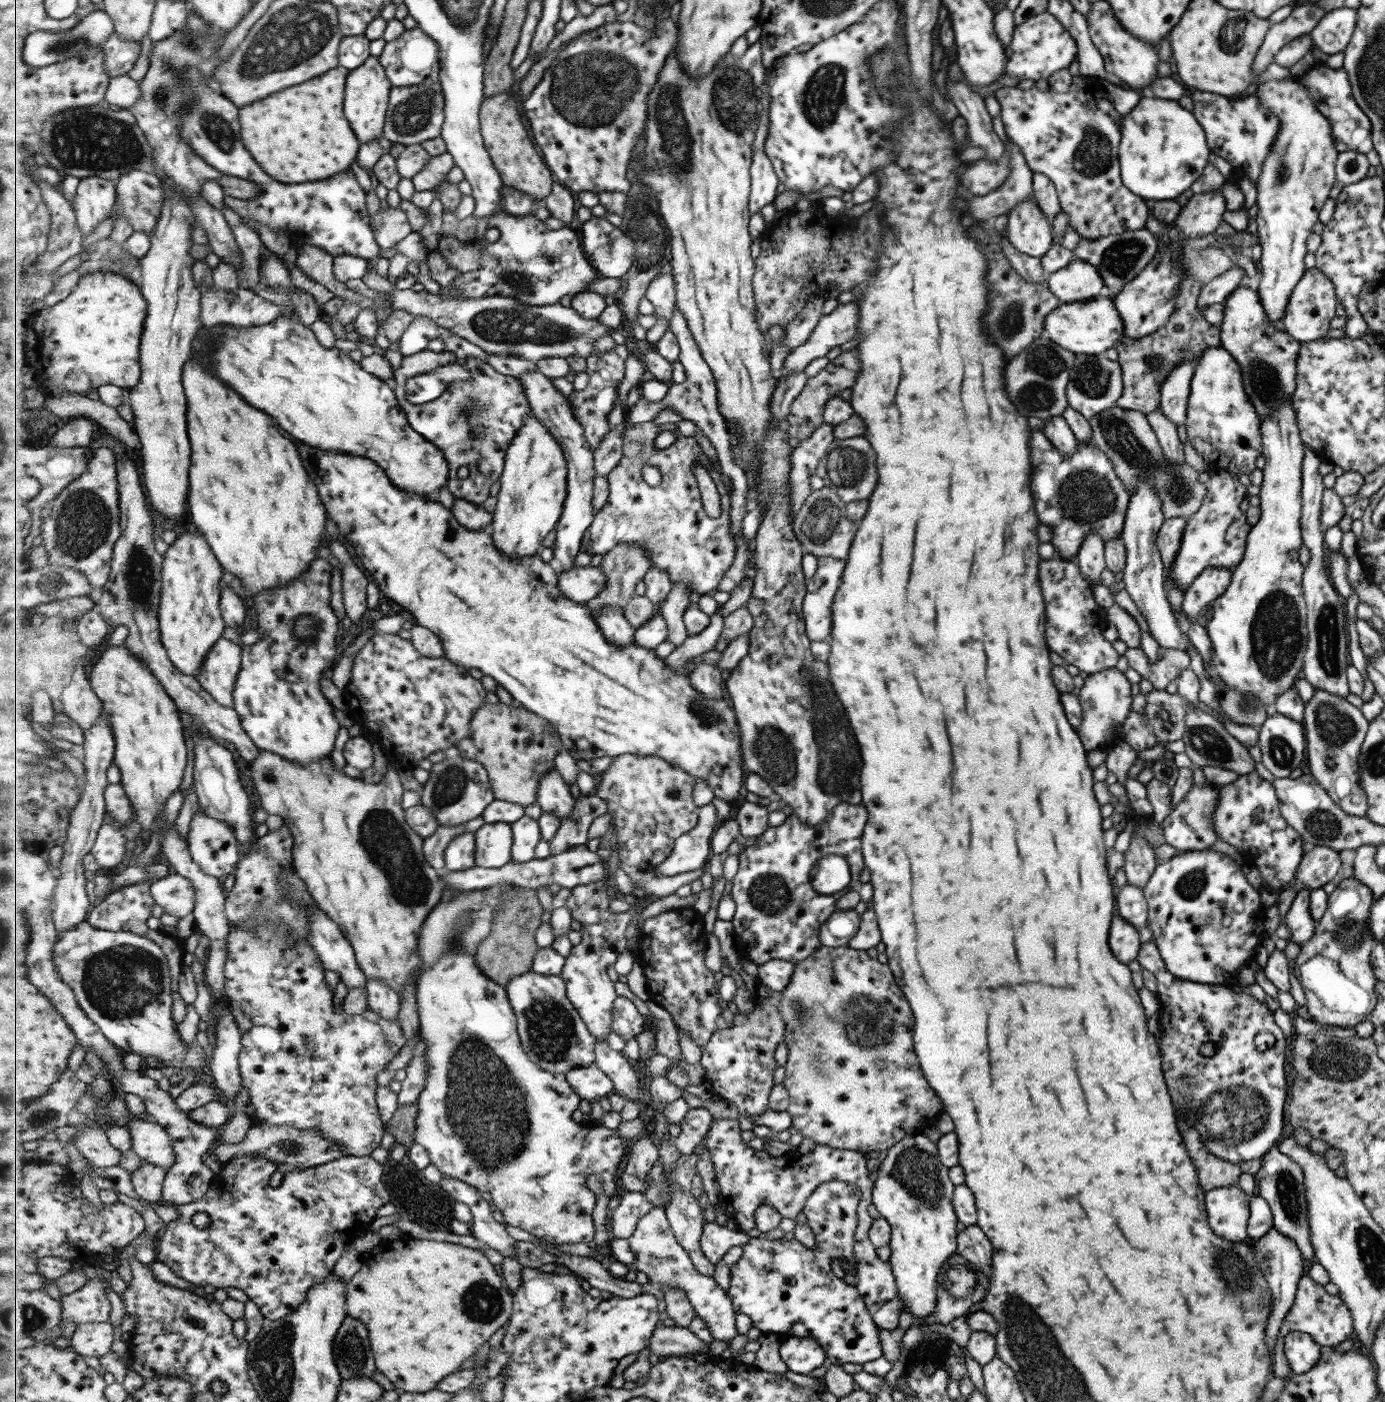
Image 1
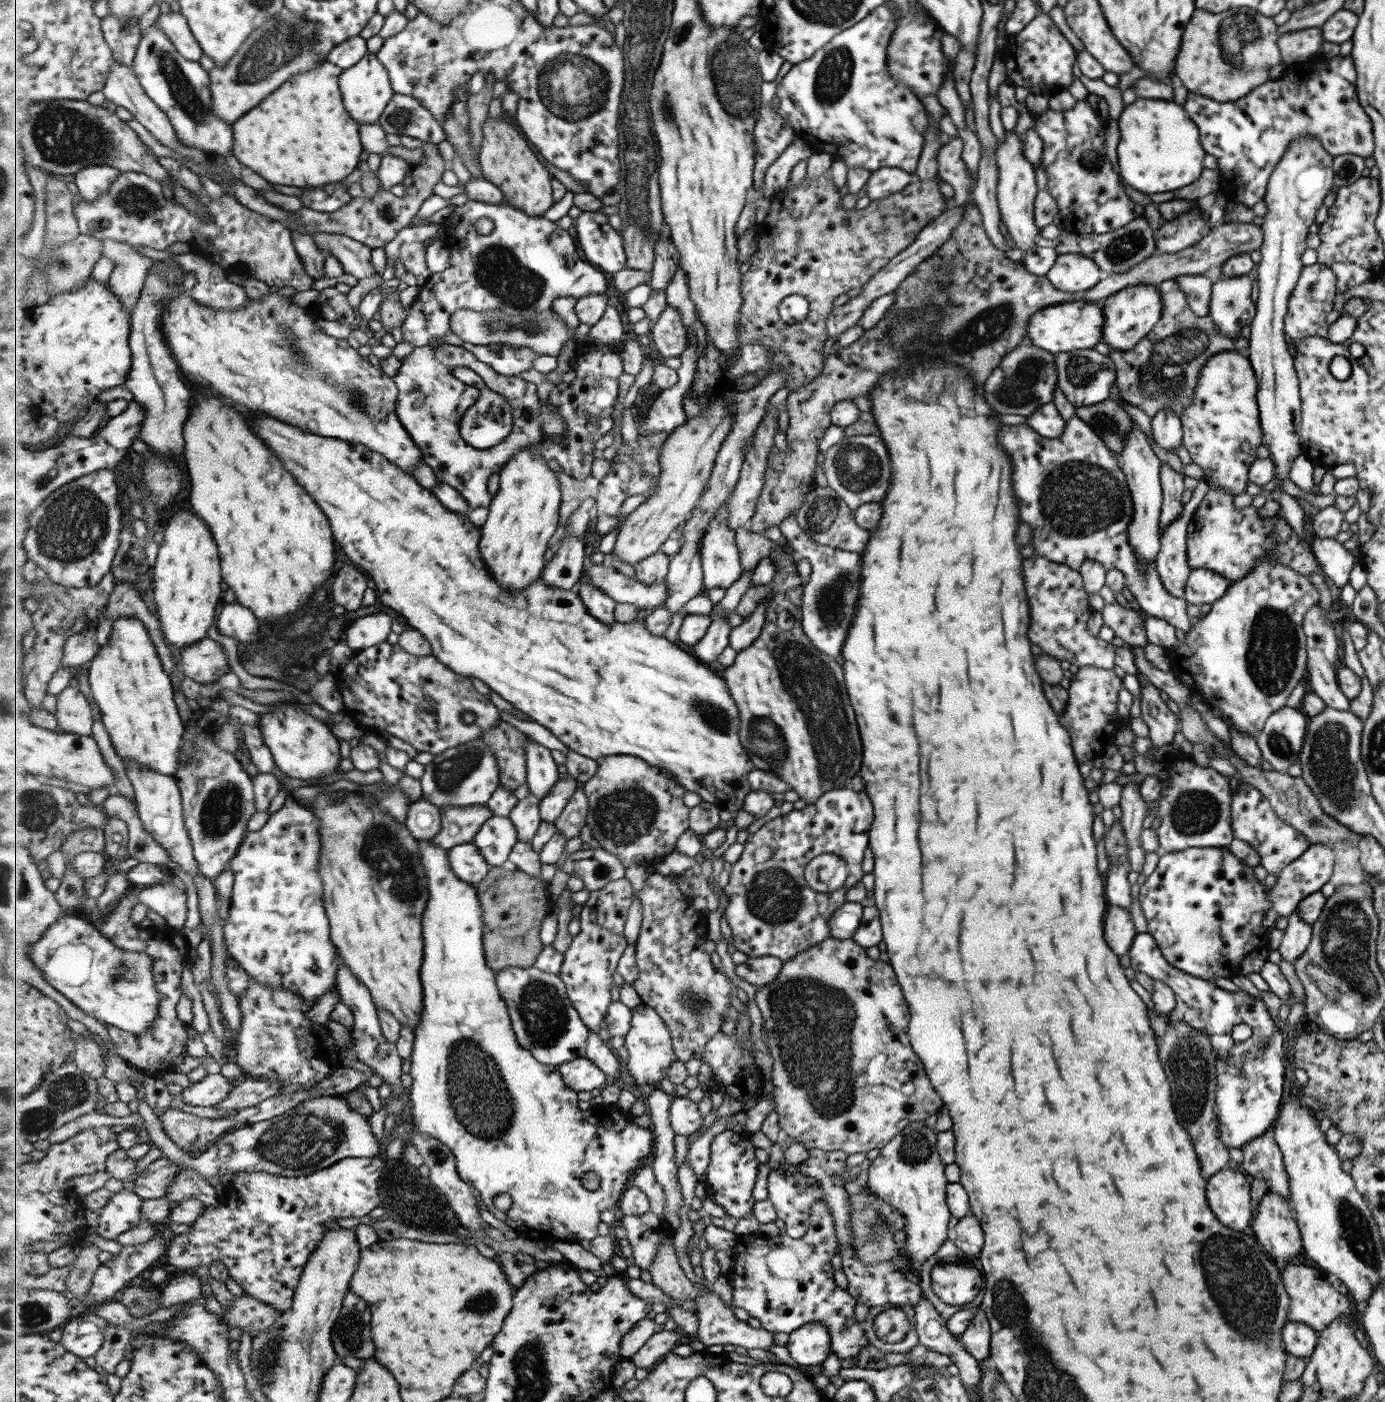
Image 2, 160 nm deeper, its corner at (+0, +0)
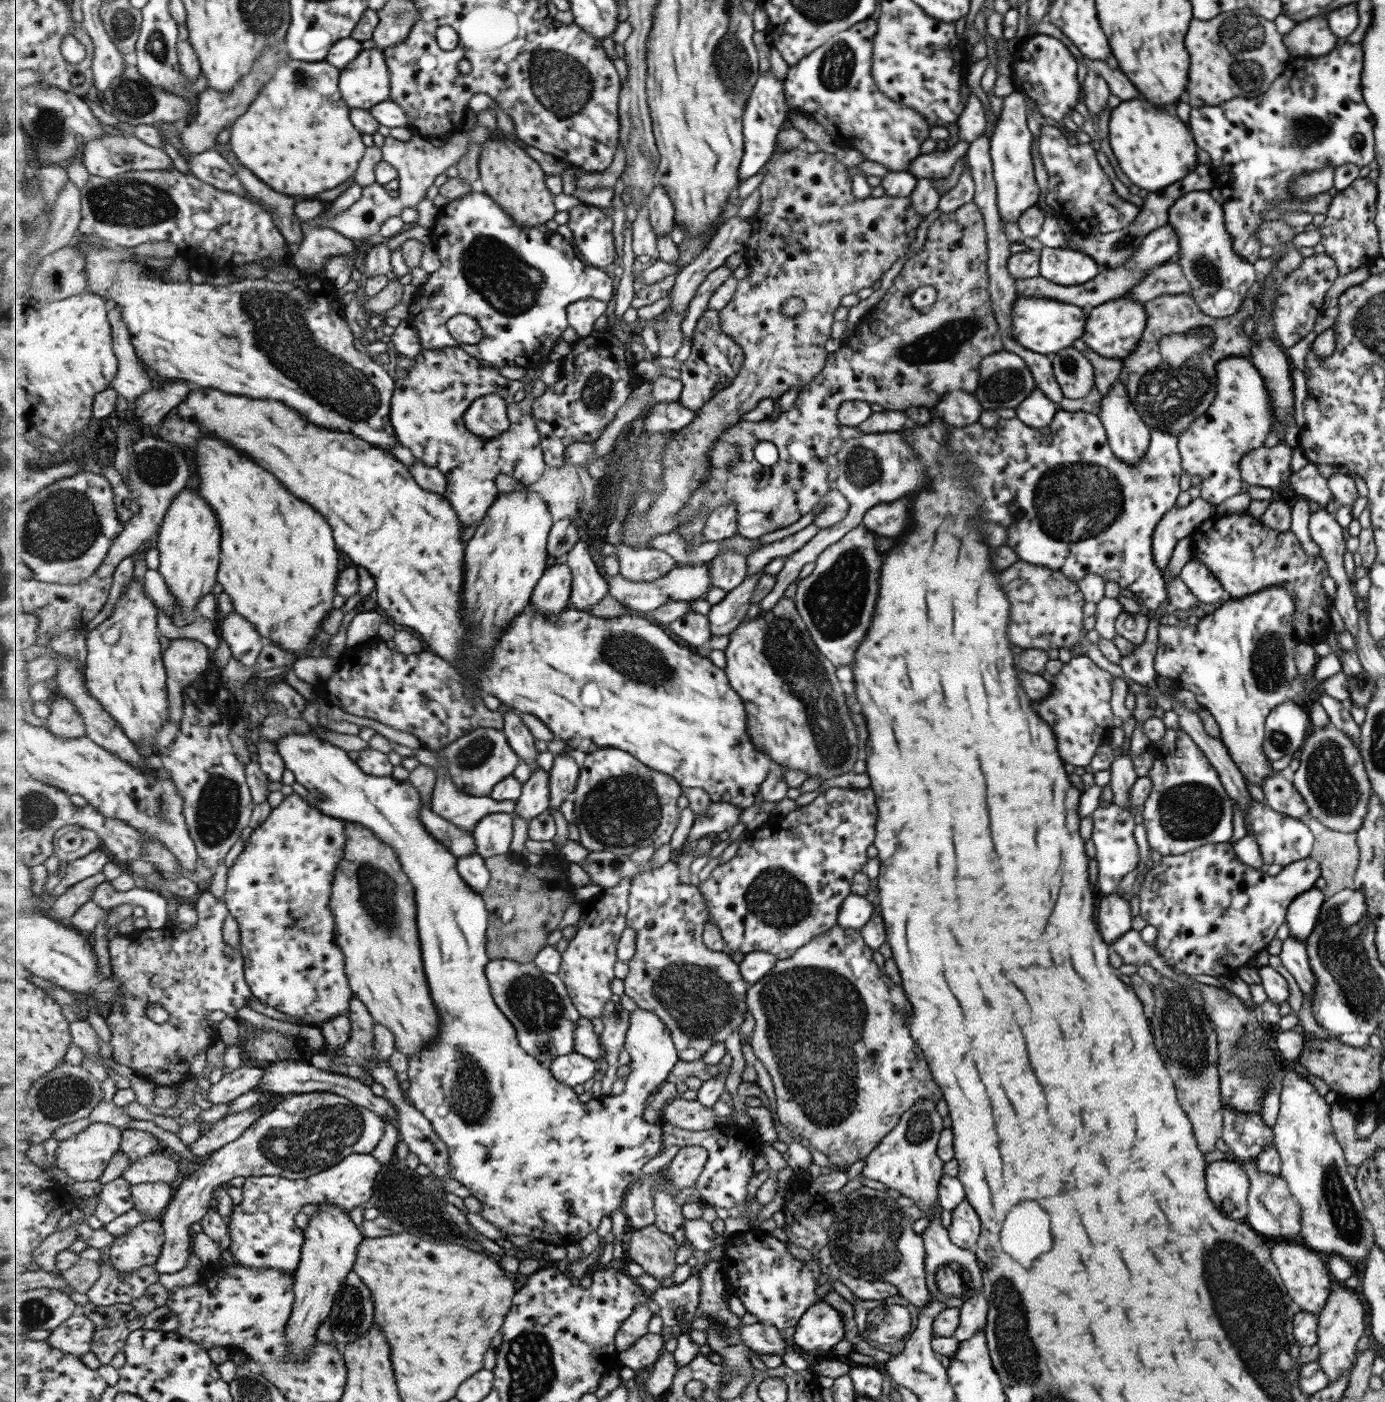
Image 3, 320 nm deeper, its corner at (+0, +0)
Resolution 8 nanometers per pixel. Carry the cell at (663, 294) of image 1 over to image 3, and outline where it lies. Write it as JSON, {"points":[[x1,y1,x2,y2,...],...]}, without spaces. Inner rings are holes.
{"points":[[658,183,654,186,654,191,651,191,648,196,647,208,657,238,659,236,663,238,667,234,671,236,676,221,676,210,667,189,663,185]]}

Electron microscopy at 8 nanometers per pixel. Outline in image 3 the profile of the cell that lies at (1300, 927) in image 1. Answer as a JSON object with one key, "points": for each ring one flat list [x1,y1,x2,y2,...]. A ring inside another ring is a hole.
{"points":[[1288,936,1282,941,1282,947,1278,955,1283,968,1291,974,1295,983,1304,996,1312,996,1313,974,1308,963,1305,943,1303,940,1297,940]]}

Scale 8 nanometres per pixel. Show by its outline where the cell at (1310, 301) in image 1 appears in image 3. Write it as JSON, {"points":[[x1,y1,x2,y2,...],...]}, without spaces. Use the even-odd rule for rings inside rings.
{"points":[[1314,254,1301,260,1281,282,1281,296,1275,298,1272,310,1272,331,1284,347,1293,346,1311,332,1315,317,1323,310,1324,296,1338,275,1335,262,1325,254]]}

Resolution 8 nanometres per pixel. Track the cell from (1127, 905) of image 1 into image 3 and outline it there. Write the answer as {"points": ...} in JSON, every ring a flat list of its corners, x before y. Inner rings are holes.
{"points":[[1112,802,1108,806,1097,804,1091,817,1091,843,1093,843,1094,859,1097,863,1096,891,1098,895,1117,892,1117,884,1124,874,1131,872,1138,861,1138,847,1133,838,1133,826,1137,820,1135,814,1124,811]]}

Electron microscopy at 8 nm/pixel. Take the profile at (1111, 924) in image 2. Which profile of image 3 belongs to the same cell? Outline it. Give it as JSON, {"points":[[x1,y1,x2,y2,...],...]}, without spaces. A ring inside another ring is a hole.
{"points":[[1115,892,1099,895,1096,904,1096,928,1105,944,1110,945,1116,938,1131,929,1131,910,1125,899]]}

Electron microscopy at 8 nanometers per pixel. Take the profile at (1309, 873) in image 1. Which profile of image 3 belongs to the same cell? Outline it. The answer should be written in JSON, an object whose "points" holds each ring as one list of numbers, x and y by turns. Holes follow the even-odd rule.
{"points":[[1218,843,1218,844,1205,844,1201,847,1190,850,1189,852,1162,856,1161,861,1157,865,1153,865,1144,875,1144,879,1140,884,1138,892,1139,900,1139,913,1138,915,1146,921,1146,924,1151,924,1156,930,1156,937,1154,939,1157,951,1166,962,1172,967,1177,968,1181,972,1189,976,1195,975,1207,975,1216,977,1220,974,1227,974,1229,968,1239,968,1241,965,1245,965,1245,962,1251,958,1256,952,1265,949,1270,940,1273,940,1278,926,1281,926,1285,920,1285,913,1287,905,1301,892,1313,888,1313,883,1319,878,1319,867,1316,860,1313,860,1311,856,1307,856,1305,859,1297,860,1291,864,1287,864,1282,867,1281,871,1274,876,1269,876,1267,873,1259,871,1259,869,1247,866,1243,864,1232,850,1232,844]]}

